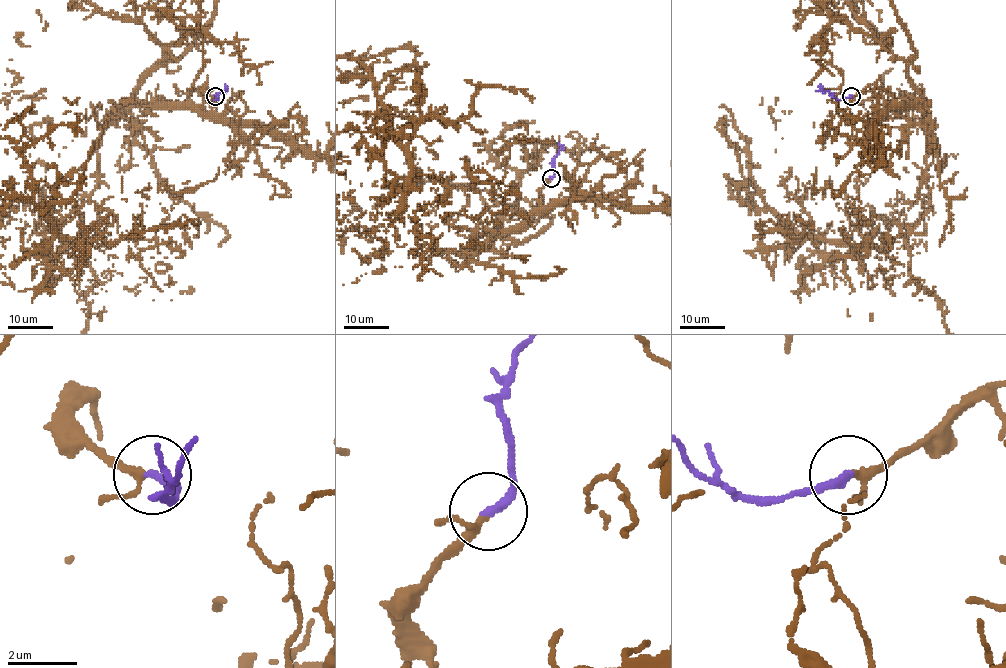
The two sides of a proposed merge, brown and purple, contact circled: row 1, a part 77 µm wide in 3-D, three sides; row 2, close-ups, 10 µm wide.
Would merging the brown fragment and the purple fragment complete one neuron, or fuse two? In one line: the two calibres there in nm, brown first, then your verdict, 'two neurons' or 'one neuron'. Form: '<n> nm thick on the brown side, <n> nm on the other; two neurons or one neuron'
180 nm thick on the brown side, 280 nm on the other; one neuron

